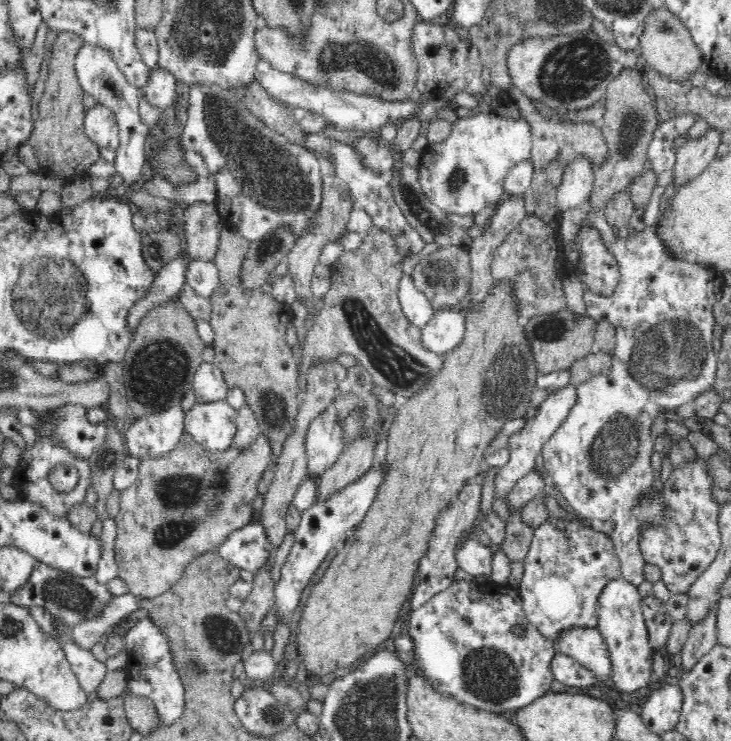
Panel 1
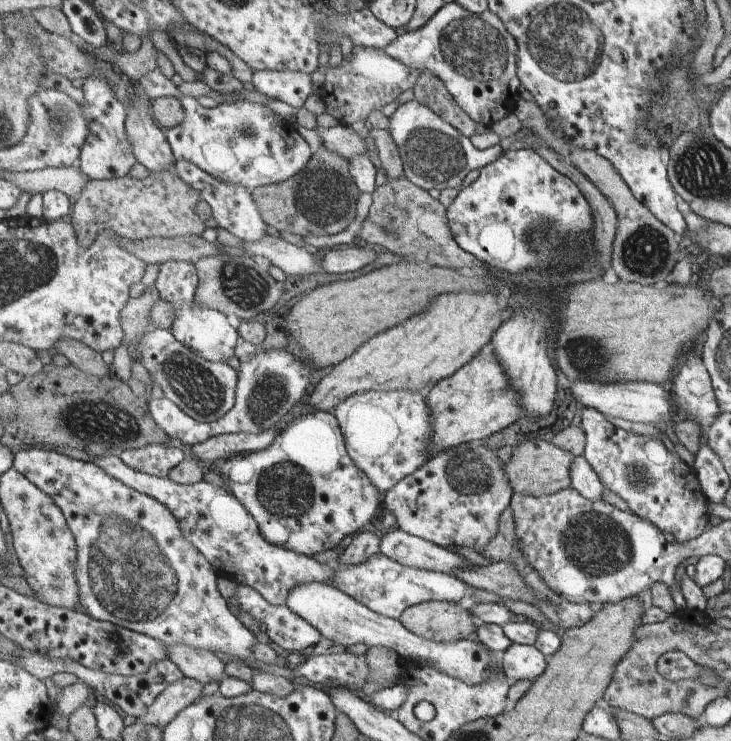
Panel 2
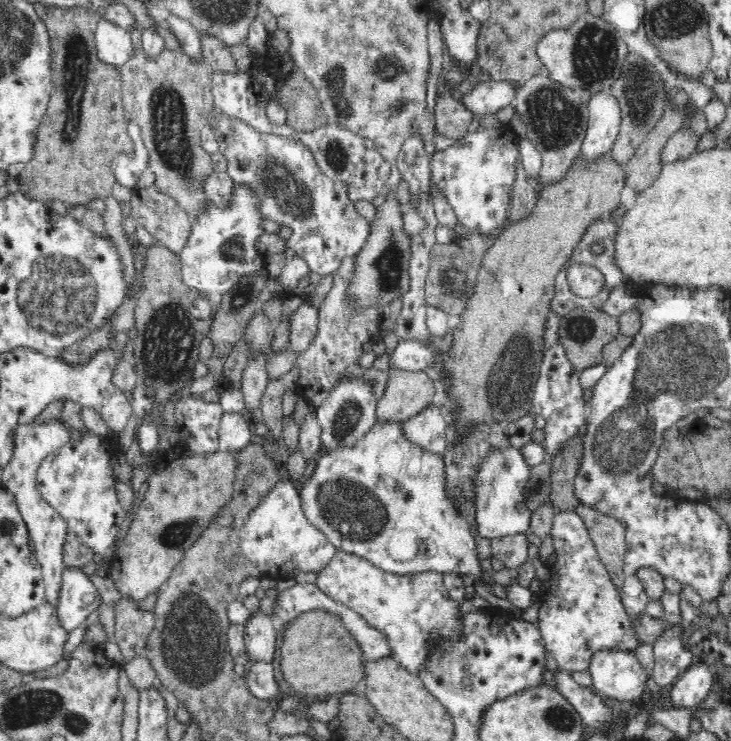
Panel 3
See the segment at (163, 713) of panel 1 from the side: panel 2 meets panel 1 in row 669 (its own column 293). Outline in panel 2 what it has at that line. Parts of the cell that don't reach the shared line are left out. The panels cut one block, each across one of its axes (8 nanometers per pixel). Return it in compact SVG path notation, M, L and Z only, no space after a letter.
M158 68L145 73L137 84L143 84L152 100L172 96L183 102L185 120L167 132L175 161L193 162L223 182L241 184L251 190L287 182L297 176L314 155L296 124L262 103L237 101L205 108L193 96L181 93Z

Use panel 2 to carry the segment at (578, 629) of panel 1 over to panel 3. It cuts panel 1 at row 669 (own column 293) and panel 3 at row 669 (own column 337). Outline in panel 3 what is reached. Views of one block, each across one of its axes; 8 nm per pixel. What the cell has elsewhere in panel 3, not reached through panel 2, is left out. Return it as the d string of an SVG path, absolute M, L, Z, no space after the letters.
M616 648L596 650L587 670L592 689L616 705L624 700L637 702L644 694L647 675L634 652Z

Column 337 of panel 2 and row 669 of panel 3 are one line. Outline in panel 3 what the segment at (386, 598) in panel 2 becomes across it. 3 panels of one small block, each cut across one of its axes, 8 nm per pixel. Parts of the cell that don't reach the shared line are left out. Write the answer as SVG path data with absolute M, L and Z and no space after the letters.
M574 511L556 512L549 533L558 558L554 565L547 565L546 568L551 570L553 577L547 582L542 582L542 586L538 587L535 593L542 604L538 612L537 627L549 656L554 658L560 670L584 672L590 664L590 656L596 650L616 648L632 653L632 647L636 648L634 644L638 642L637 635L630 629L631 620L622 608L619 590L613 583L609 571L602 564L584 521Z

